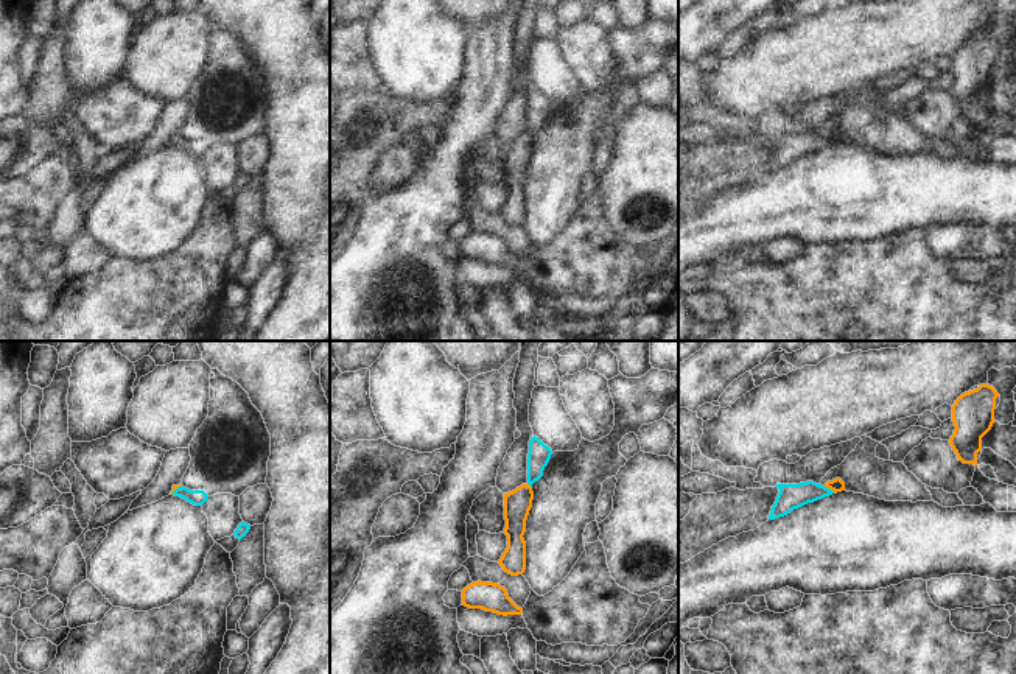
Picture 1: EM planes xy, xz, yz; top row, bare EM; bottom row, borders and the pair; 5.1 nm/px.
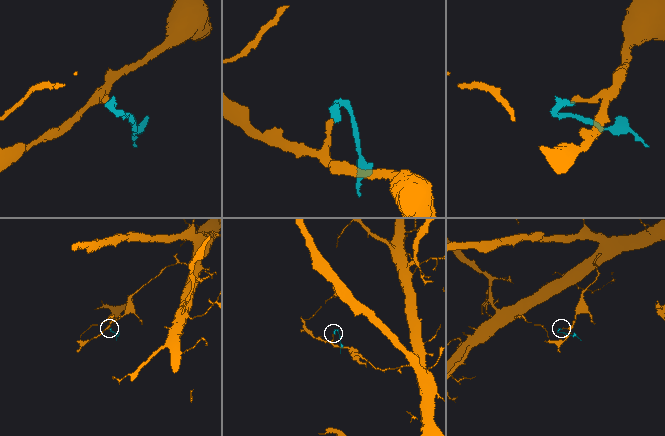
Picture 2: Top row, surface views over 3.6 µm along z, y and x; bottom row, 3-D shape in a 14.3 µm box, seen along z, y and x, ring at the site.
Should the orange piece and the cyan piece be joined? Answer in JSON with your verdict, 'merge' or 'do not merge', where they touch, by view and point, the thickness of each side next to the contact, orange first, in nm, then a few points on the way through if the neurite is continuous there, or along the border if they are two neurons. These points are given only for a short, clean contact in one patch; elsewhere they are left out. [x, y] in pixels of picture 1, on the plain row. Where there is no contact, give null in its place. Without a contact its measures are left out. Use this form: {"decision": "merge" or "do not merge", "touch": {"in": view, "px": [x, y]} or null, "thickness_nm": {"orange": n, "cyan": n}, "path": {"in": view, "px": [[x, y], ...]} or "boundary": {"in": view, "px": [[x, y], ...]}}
{"decision": "merge", "touch": {"in": "yz", "px": [830, 139]}, "thickness_nm": {"orange": 70, "cyan": 130}, "path": {"in": "yz", "px": [[837, 136], [830, 139], [791, 148]]}}

